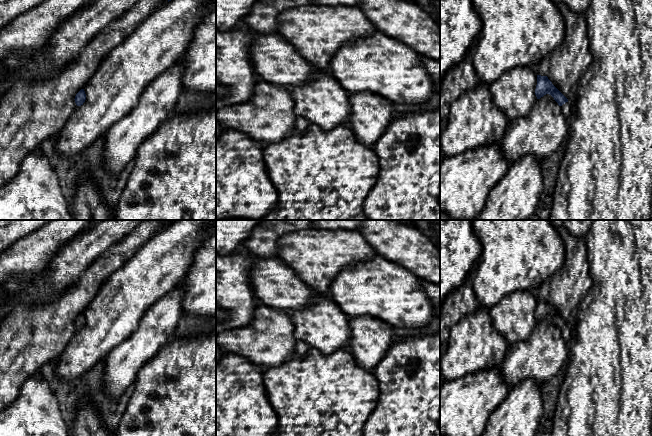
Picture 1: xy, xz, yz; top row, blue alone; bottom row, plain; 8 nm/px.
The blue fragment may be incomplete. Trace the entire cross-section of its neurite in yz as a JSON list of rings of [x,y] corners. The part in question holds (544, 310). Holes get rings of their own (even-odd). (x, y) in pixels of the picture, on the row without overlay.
[[[537,299],[535,319],[537,323],[540,323],[546,318],[549,318],[554,322],[554,324],[561,331],[563,339],[567,345],[569,345],[573,333],[568,323],[552,308],[547,300]]]

